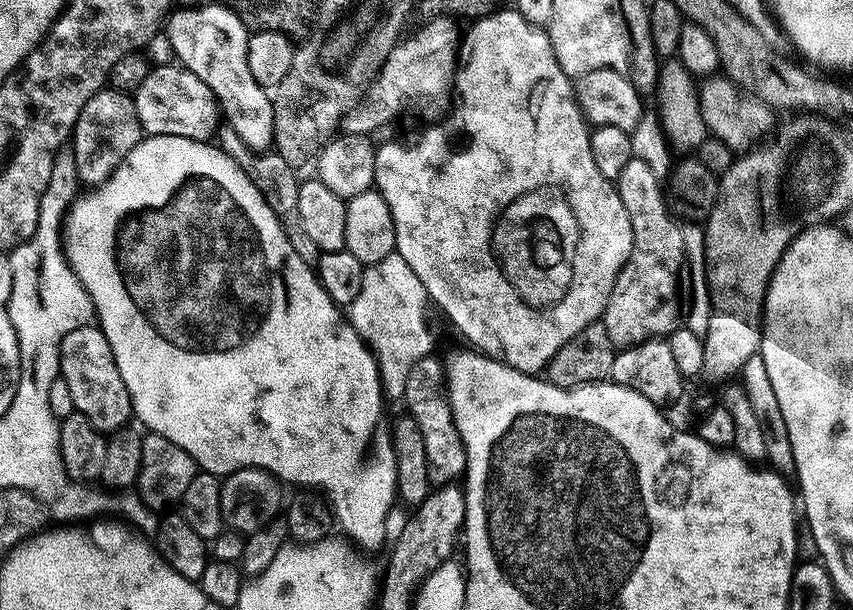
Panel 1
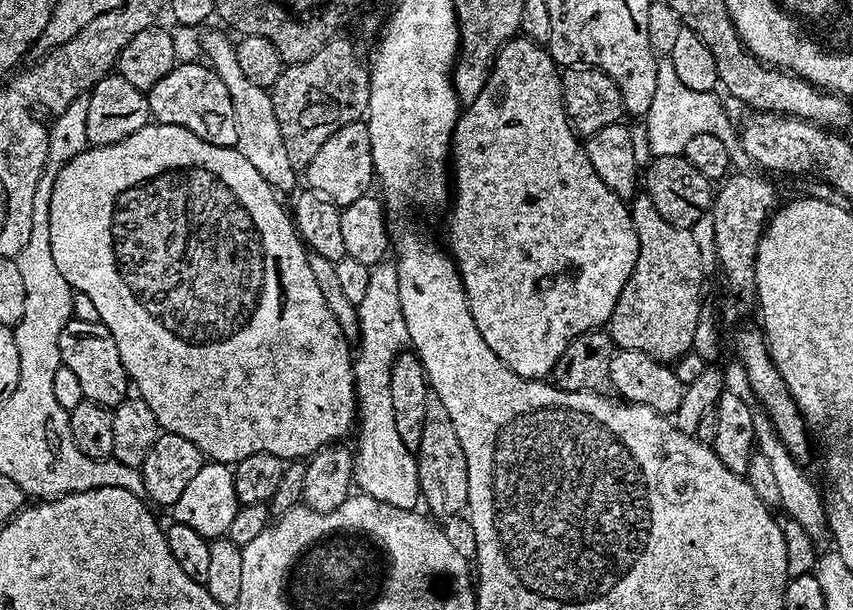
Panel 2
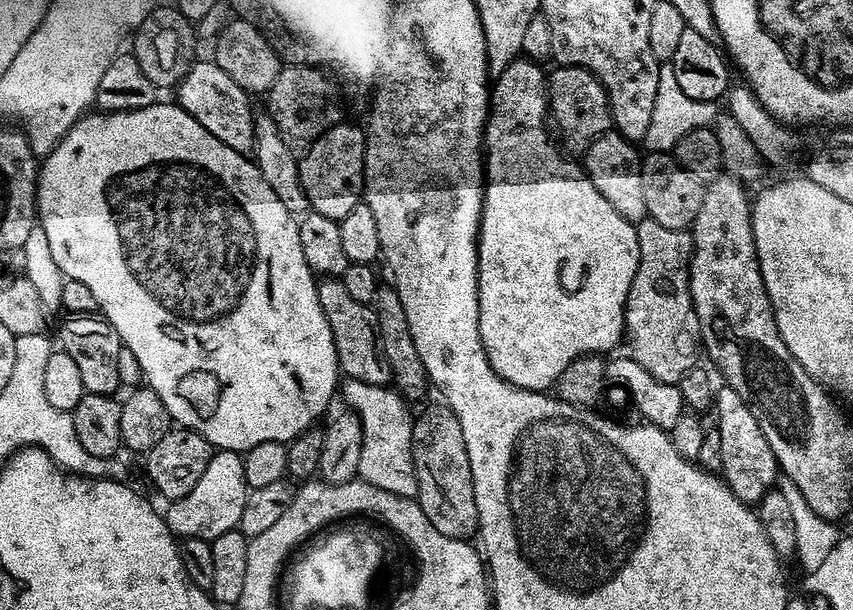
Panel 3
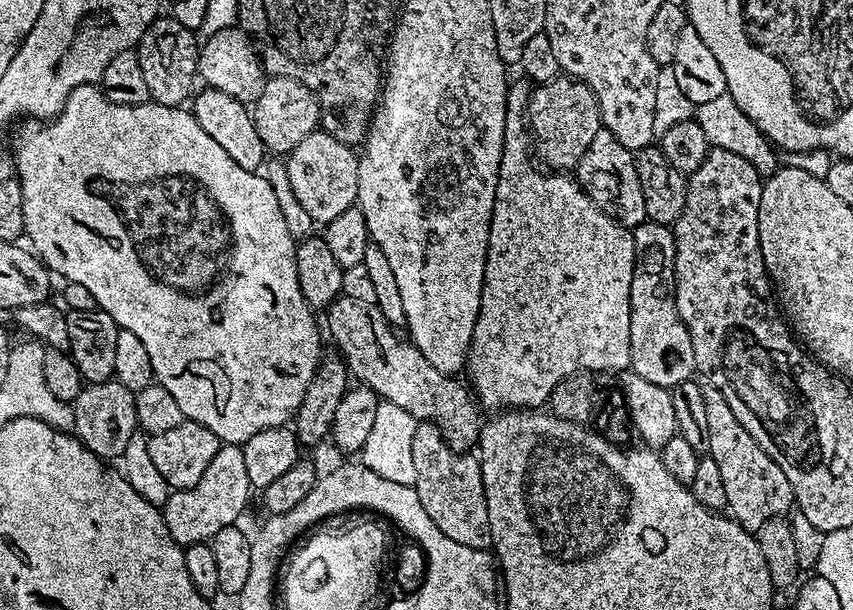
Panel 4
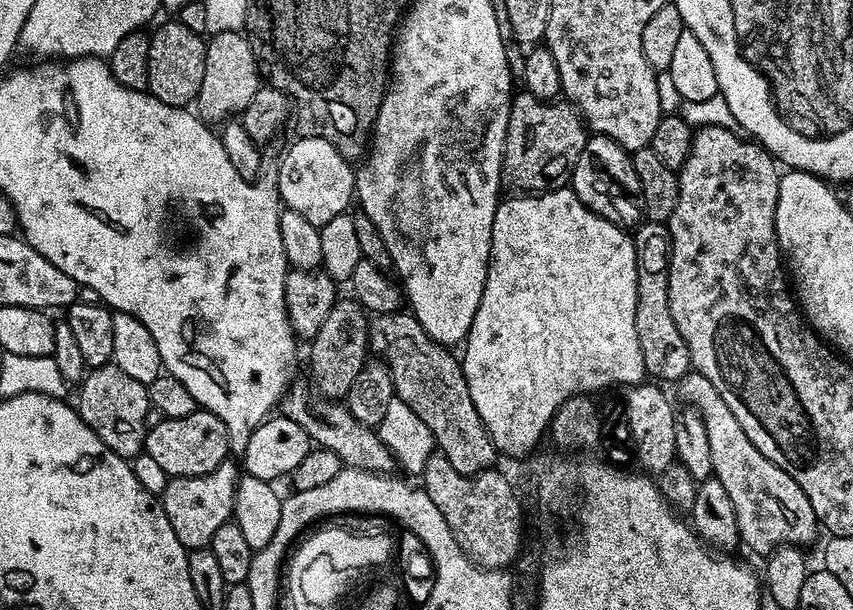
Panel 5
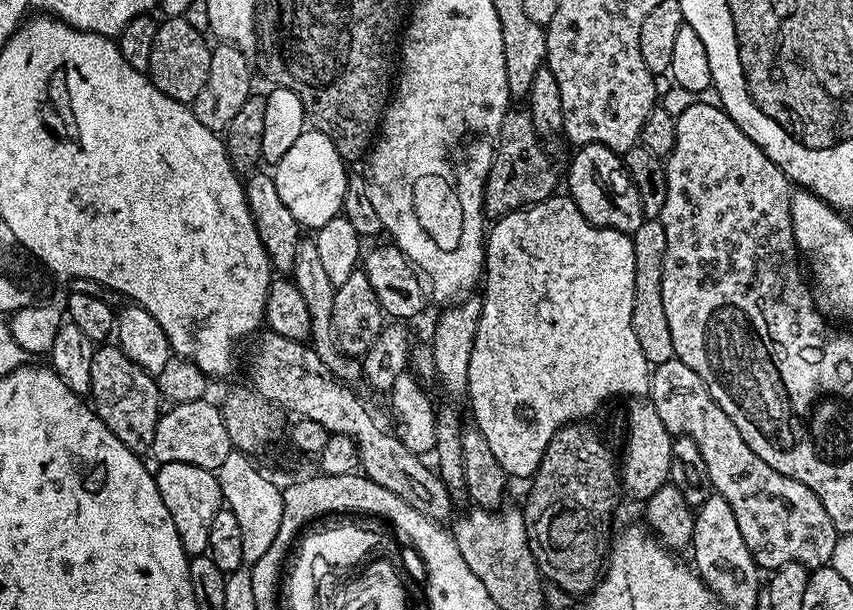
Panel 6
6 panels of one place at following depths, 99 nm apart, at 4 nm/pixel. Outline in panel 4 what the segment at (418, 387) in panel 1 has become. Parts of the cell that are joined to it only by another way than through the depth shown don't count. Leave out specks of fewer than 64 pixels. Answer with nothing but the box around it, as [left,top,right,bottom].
[413,422,489,548]

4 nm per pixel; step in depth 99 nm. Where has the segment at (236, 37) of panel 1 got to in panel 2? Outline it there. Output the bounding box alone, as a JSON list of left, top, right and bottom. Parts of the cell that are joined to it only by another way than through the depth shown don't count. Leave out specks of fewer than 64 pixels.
[204,31,298,194]

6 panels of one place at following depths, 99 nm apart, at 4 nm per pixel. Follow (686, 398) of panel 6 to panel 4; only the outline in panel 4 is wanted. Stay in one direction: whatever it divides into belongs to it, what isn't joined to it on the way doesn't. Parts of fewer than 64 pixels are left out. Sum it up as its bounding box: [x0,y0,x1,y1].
[704,388,793,533]

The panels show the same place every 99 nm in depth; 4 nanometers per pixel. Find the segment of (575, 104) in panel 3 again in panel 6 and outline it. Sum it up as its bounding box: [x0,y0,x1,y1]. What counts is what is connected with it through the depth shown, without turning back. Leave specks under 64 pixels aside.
[484,110,562,218]

